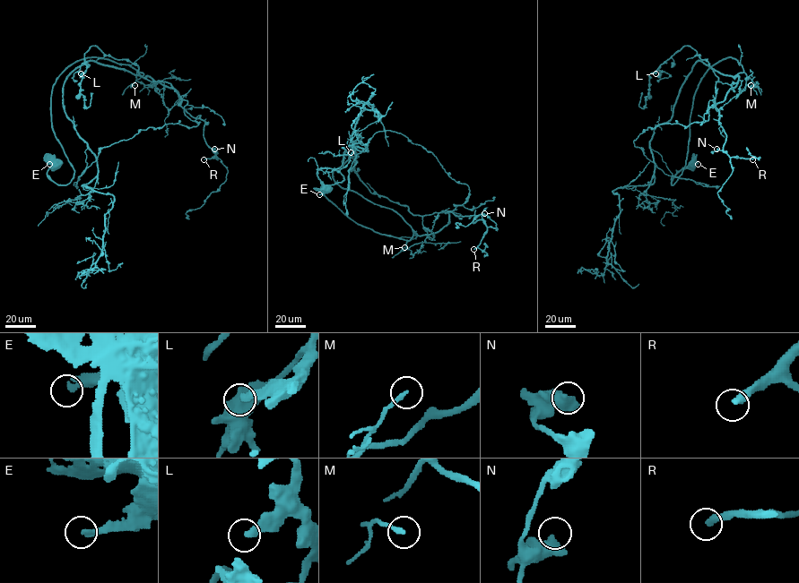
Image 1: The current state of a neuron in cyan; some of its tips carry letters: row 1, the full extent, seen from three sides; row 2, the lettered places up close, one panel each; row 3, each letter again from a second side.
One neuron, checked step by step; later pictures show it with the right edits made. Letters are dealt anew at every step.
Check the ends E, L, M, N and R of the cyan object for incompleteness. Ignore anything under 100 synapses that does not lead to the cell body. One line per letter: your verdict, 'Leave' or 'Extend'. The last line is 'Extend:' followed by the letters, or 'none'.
E: Leave
L: Leave
M: Leave
N: Leave
R: Extend
Extend: R

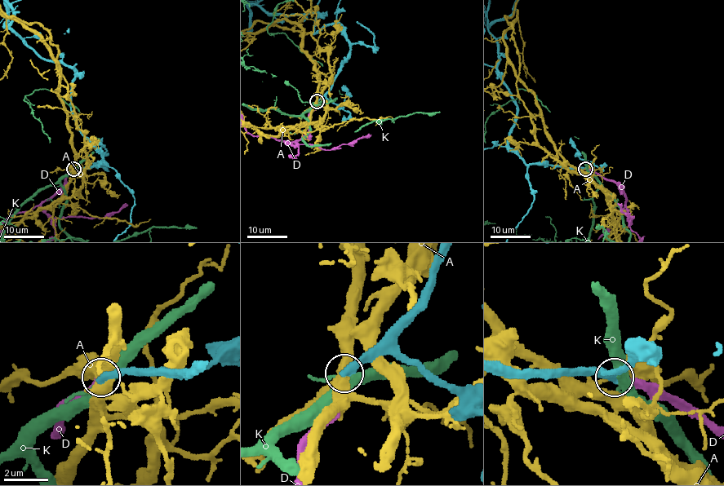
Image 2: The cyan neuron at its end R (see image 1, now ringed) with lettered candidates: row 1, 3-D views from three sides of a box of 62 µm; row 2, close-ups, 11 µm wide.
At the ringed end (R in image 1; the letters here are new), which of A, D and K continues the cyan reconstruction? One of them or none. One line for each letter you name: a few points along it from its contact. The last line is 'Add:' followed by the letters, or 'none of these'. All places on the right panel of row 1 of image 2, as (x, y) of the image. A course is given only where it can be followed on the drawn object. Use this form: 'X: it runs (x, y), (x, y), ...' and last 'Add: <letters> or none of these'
Add: D

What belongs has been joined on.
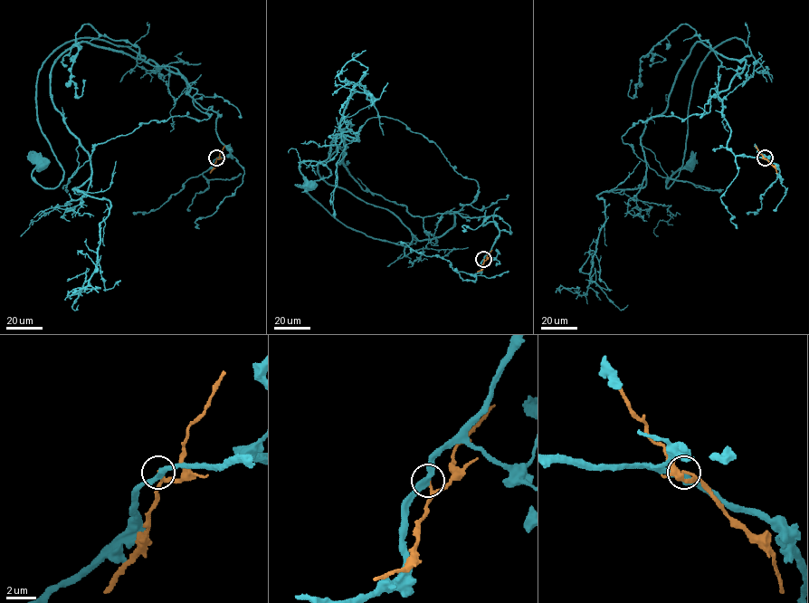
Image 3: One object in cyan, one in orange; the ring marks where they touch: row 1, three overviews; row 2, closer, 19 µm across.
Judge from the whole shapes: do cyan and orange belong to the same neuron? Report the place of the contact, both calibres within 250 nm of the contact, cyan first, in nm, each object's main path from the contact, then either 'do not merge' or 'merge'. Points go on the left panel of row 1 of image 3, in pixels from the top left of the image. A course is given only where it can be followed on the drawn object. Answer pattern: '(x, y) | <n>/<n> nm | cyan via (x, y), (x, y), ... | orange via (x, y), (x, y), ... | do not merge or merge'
(216, 157) | 360/150 nm | cyan via (216, 157), (232, 156), (217, 113), (182, 76), (79, 38), (38, 74), (57, 186), (32, 177), (42, 165) | orange via (216, 157), (210, 173) | do not merge

